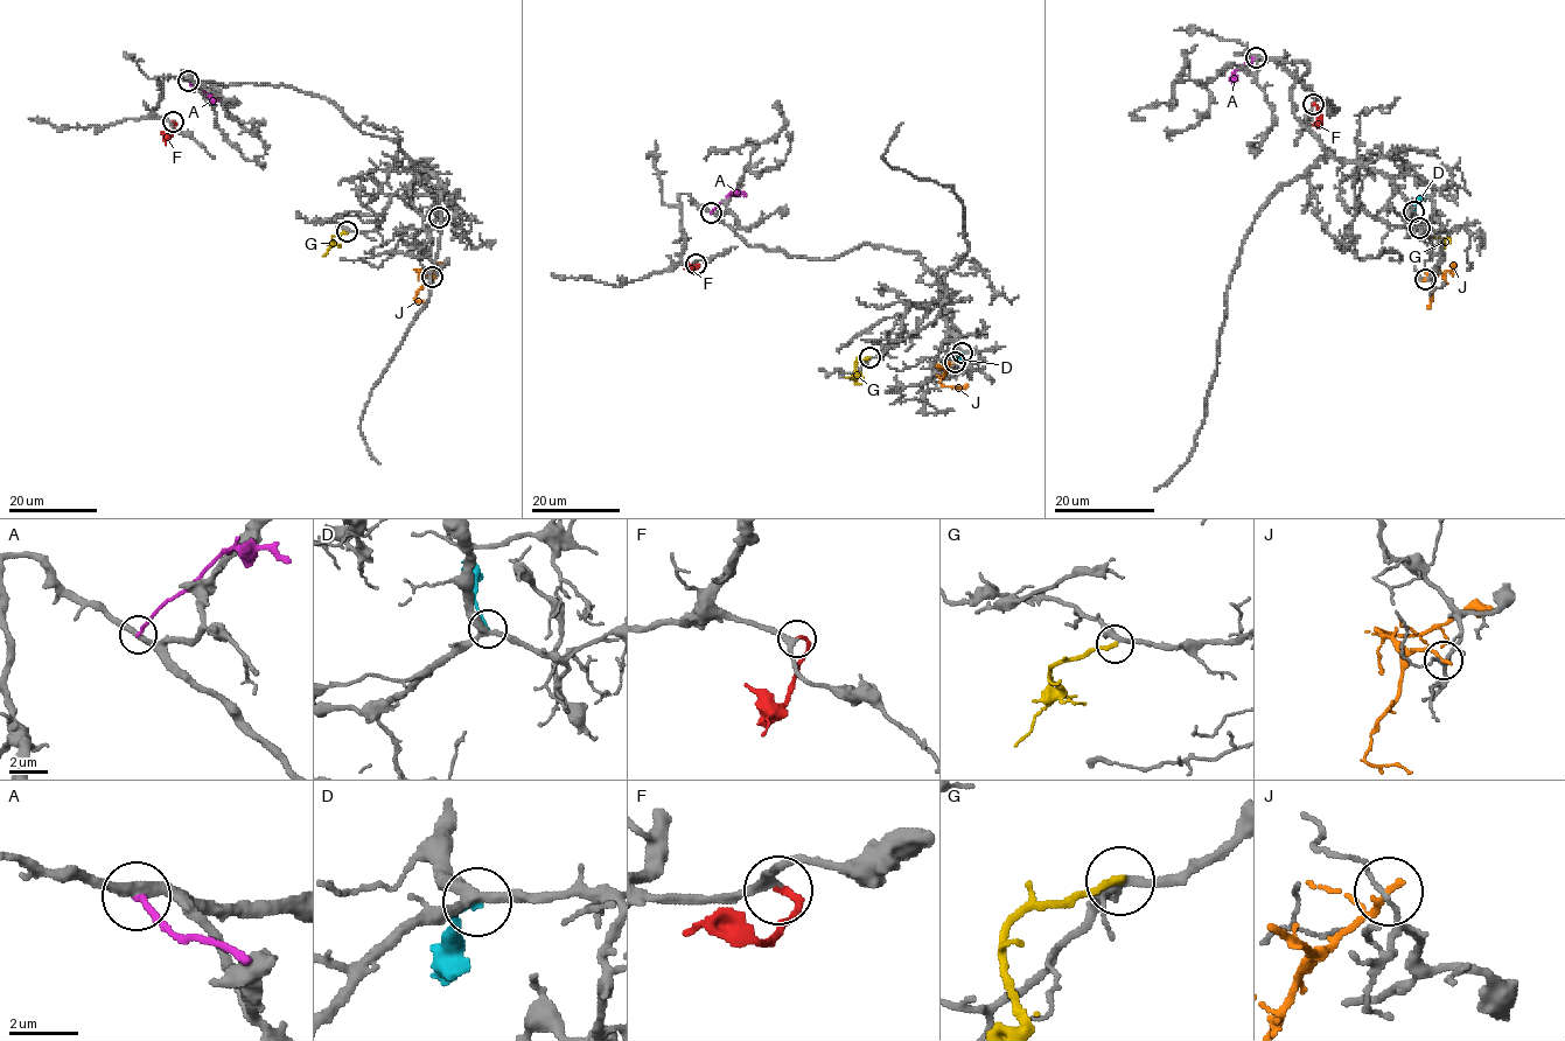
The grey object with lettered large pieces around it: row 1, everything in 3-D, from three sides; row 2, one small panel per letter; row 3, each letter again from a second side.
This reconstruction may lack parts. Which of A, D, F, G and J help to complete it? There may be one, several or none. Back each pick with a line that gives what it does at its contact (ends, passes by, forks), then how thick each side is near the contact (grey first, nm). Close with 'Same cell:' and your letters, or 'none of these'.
F: it ends | 220/200 nm
G: it ends | 260/200 nm
Same cell: F, G

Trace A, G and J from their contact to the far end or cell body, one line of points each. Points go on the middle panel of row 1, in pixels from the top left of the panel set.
A: (711, 211), (729, 193), (747, 195)
G: (870, 357), (854, 363), (853, 378), (846, 377)
J: (956, 362), (940, 382), (951, 386), (968, 384)

